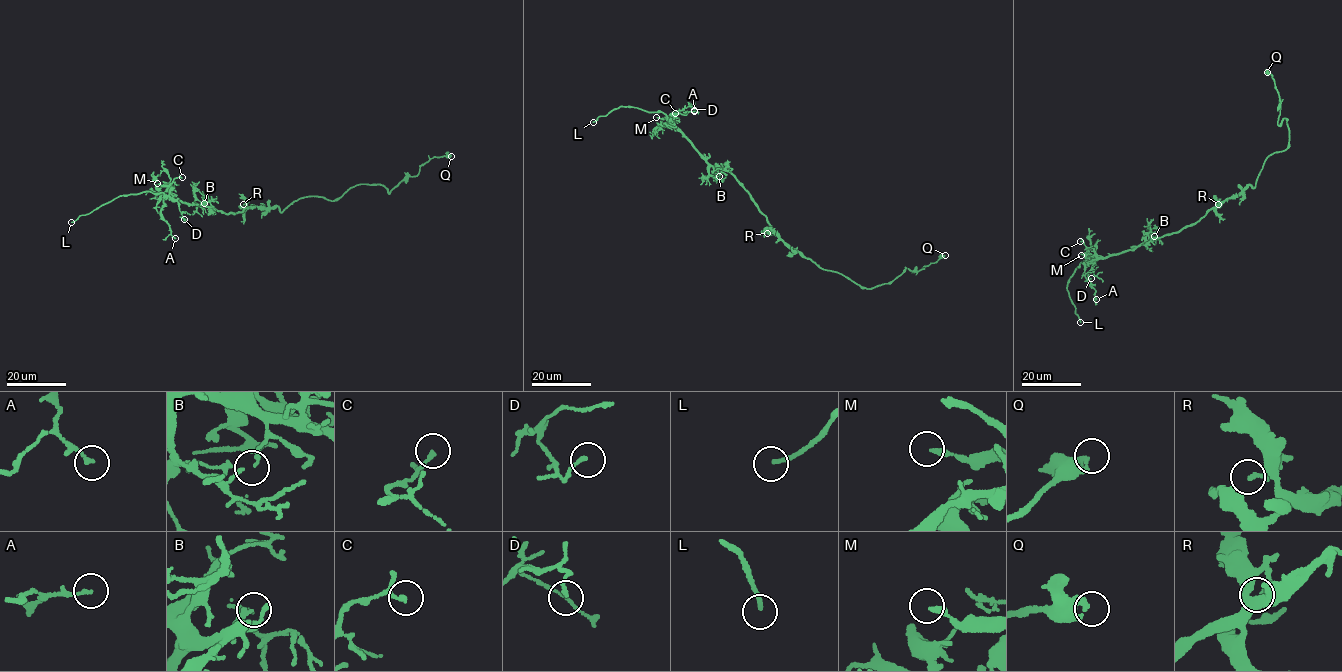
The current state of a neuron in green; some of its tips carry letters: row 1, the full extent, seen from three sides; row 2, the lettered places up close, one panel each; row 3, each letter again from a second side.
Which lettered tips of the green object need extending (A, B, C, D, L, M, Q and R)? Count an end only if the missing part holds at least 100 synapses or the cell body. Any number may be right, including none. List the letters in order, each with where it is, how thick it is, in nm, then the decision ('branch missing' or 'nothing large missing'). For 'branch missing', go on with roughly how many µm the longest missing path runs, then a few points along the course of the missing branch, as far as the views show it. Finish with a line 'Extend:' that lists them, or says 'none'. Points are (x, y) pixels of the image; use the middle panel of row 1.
A: (694, 111) | 160 nm | nothing large missing
B: (719, 176) | 120 nm | nothing large missing
C: (675, 113) | 160 nm | nothing large missing
D: (694, 110) | 140 nm | nothing large missing
L: (593, 122) | 160 nm | branch missing | 25 µm | (593, 122), (583, 125), (582, 132), (572, 140), (557, 143), (546, 139)
M: (656, 117) | 240 nm | nothing large missing
Q: (945, 255) | 440 nm | nothing large missing
R: (767, 233) | 140 nm | nothing large missing
Extend: L

